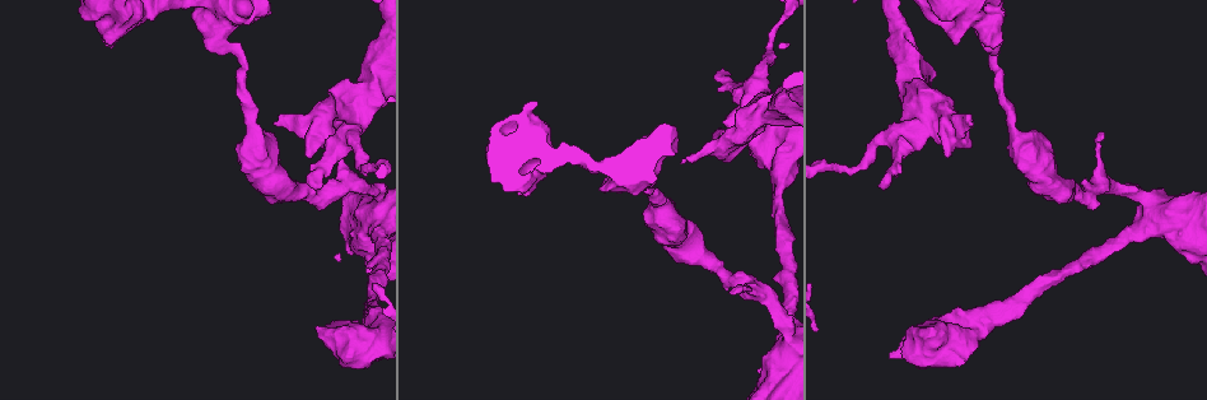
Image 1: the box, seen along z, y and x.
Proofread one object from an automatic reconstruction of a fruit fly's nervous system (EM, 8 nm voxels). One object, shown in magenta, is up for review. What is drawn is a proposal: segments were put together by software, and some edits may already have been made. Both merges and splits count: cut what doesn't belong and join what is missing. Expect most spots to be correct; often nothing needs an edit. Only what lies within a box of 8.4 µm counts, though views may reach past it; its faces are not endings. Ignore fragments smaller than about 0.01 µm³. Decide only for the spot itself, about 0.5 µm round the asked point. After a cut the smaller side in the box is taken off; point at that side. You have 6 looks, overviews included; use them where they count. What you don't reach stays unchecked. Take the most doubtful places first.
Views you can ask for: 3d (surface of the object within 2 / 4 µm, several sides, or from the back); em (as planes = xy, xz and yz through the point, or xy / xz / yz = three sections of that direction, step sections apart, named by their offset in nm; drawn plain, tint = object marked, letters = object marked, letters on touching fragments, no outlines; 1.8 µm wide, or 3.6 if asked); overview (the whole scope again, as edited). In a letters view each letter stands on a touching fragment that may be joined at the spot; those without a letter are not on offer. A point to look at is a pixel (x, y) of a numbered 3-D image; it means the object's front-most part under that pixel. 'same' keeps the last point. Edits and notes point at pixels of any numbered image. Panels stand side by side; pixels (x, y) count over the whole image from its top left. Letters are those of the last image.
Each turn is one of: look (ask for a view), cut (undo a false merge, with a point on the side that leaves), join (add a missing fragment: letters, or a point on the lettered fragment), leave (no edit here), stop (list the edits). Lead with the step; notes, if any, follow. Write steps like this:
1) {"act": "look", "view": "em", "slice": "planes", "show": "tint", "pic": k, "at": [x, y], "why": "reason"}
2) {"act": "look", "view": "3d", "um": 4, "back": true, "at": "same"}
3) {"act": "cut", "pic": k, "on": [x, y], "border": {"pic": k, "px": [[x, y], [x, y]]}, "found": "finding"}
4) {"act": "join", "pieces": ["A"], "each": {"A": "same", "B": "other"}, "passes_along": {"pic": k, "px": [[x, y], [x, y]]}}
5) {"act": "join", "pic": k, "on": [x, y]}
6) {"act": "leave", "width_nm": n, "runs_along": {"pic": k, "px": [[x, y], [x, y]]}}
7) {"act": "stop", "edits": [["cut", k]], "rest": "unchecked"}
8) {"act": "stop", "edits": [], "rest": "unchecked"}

{"act": "look", "view": "3d", "um": 2, "back": true, "pic": 1, "at": [212, 42], "why": "three-way junction"}

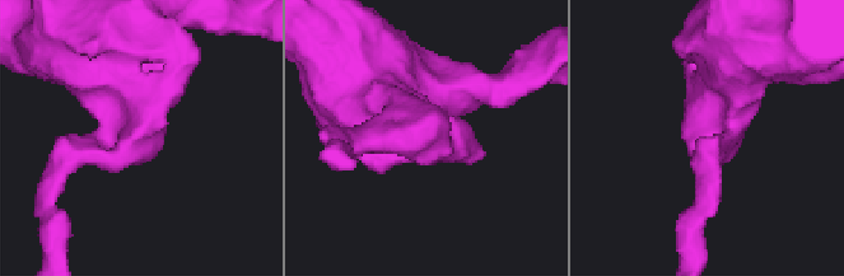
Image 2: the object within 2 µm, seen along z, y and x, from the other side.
{"act": "look", "view": "em", "slice": "planes", "show": "letters", "pic": 2, "at": [424, 127], "arms": 3, "why": "shape alone is not enough"}

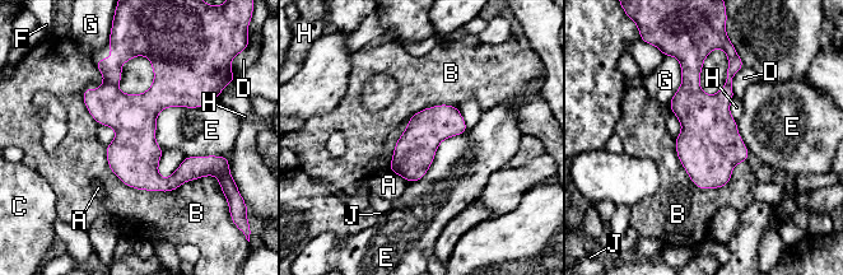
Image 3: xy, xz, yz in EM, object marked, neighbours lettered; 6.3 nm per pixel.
{"act": "leave", "each": {"A": "other", "B": "other", "C": "other", "D": "other", "E": "other", "F": "other", "G": "other", "H": "other", "J": "other"}, "found": "continuous, no second cell"}

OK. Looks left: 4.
{"act": "look", "view": "3d", "um": 4, "pic": 1, "at": [972, 122], "why": "free end"}

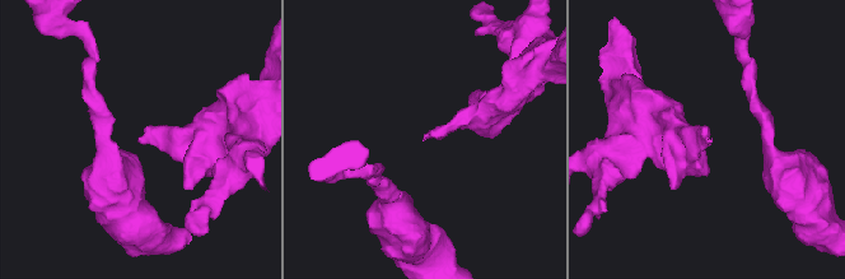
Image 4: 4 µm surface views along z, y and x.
{"act": "look", "view": "em", "slice": "xy", "step": 4, "show": "letters", "pic": 4, "at": [709, 138], "why": "need the tissue"}

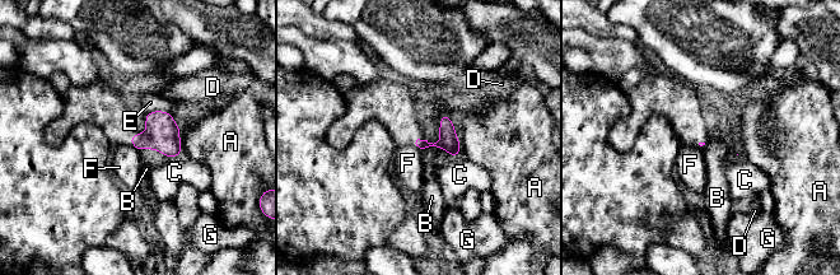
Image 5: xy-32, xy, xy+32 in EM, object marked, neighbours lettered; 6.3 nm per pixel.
{"act": "look", "view": "em", "slice": "planes", "show": "letters", "at": "same"}

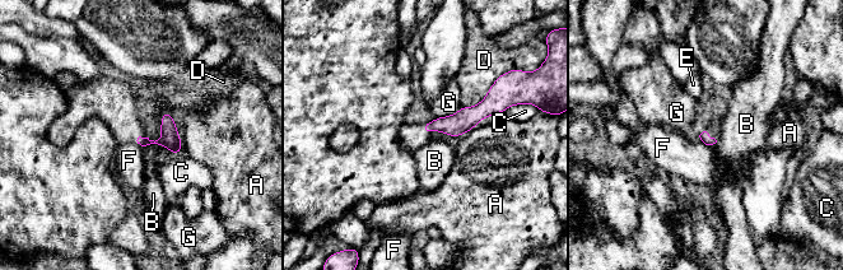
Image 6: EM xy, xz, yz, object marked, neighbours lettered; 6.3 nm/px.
{"act": "leave", "each": {"A": "other", "B": "other", "C": "other", "D": "other", "E": "other", "F": "other", "G": "other"}, "runs_along": {"pic": 6, "px": [[497, 107], [425, 129]]}, "found": "no lettered fragment goes on from it"}

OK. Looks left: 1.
{"act": "stop", "edits": [], "rest": "unchecked"}

